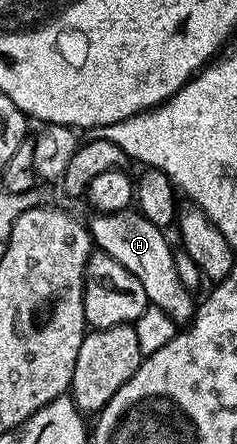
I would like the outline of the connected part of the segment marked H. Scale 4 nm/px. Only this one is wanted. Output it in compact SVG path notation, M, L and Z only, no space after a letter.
M125 210L108 214L97 213L88 229L93 245L103 254L120 260L144 284L147 303L153 309L162 311L176 324L186 324L196 313L196 298L190 295L188 287L178 275L178 262L174 259L174 250L165 238L165 231L147 220L136 210Z

